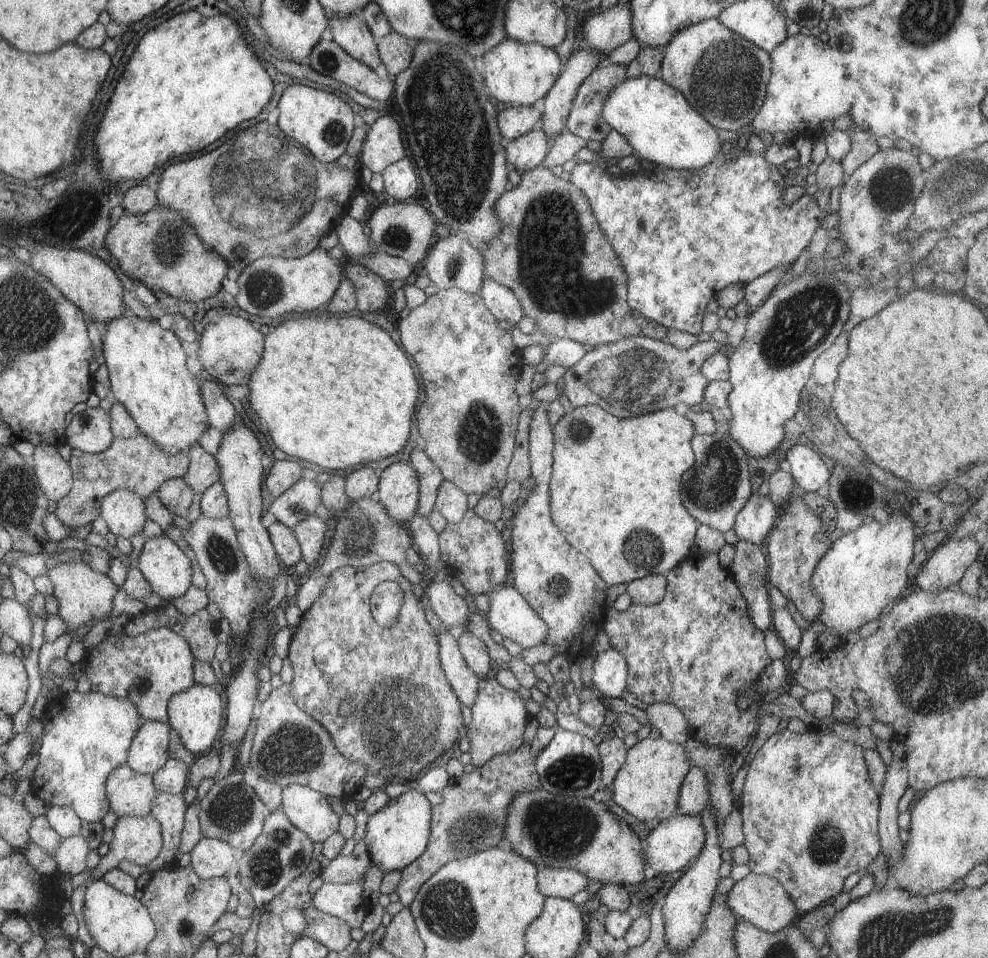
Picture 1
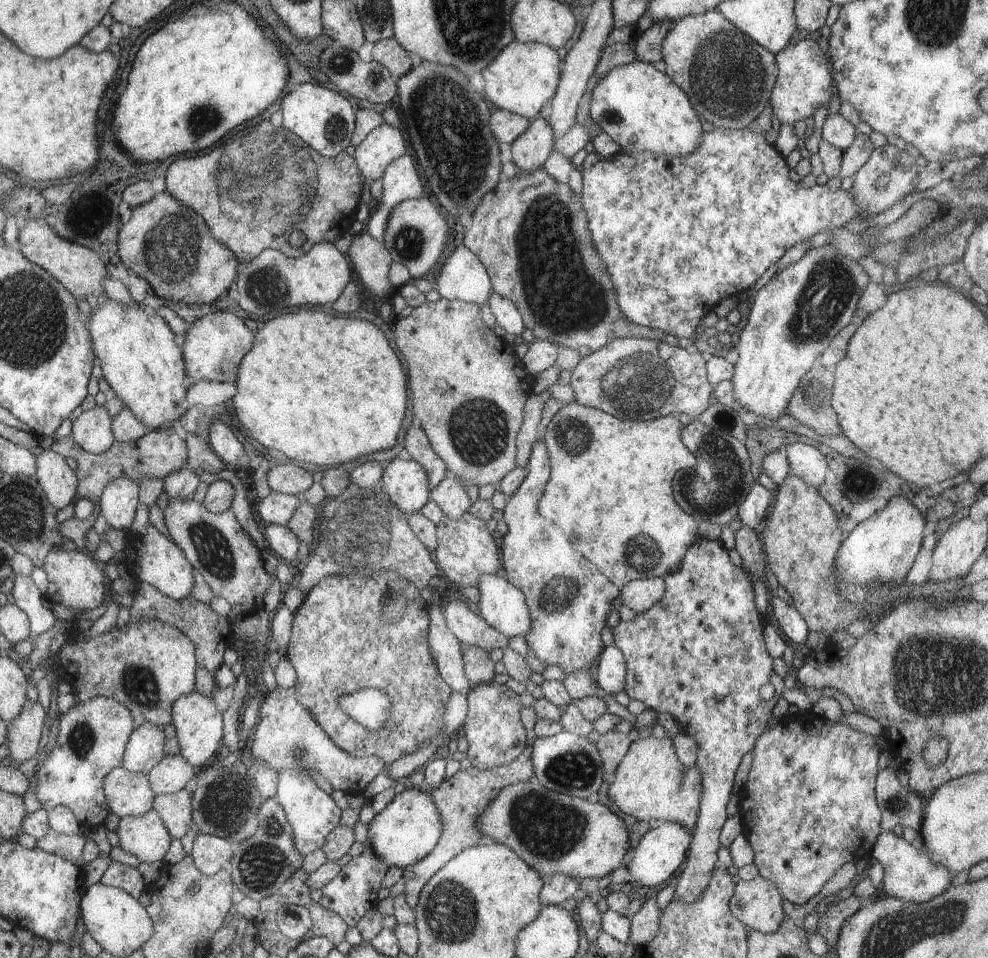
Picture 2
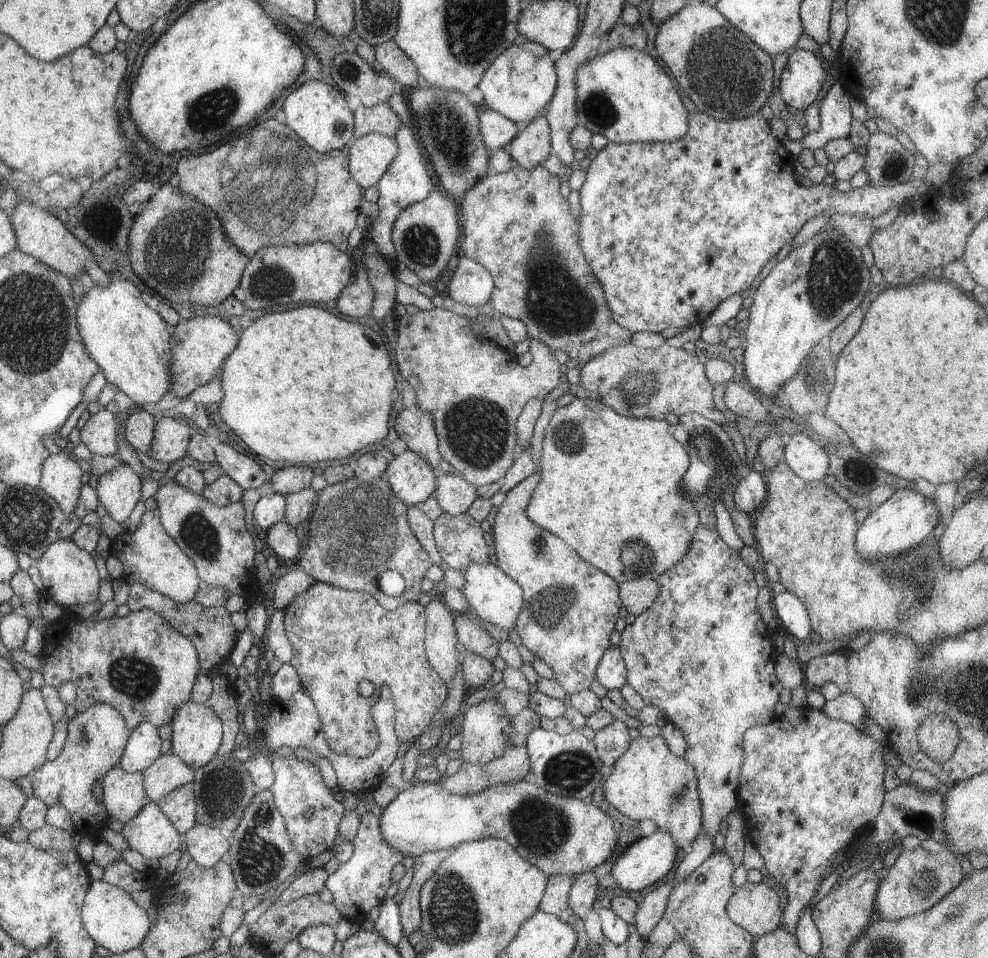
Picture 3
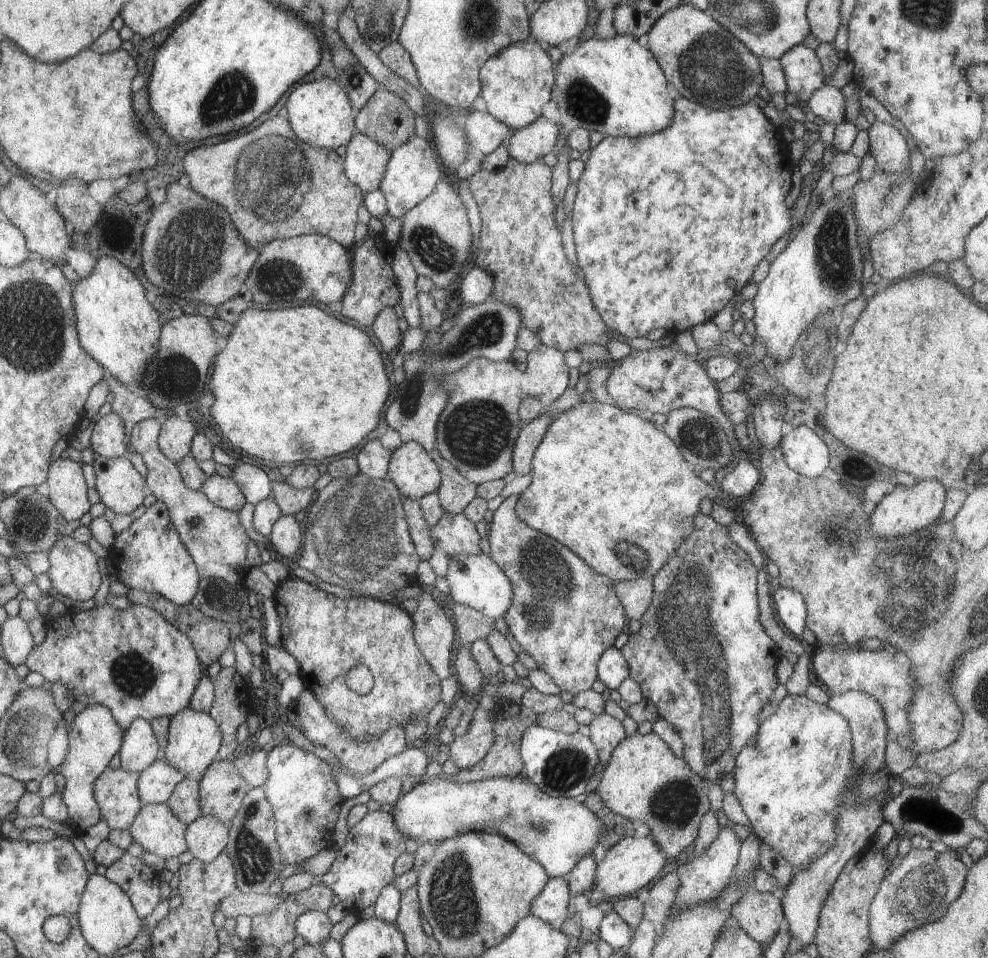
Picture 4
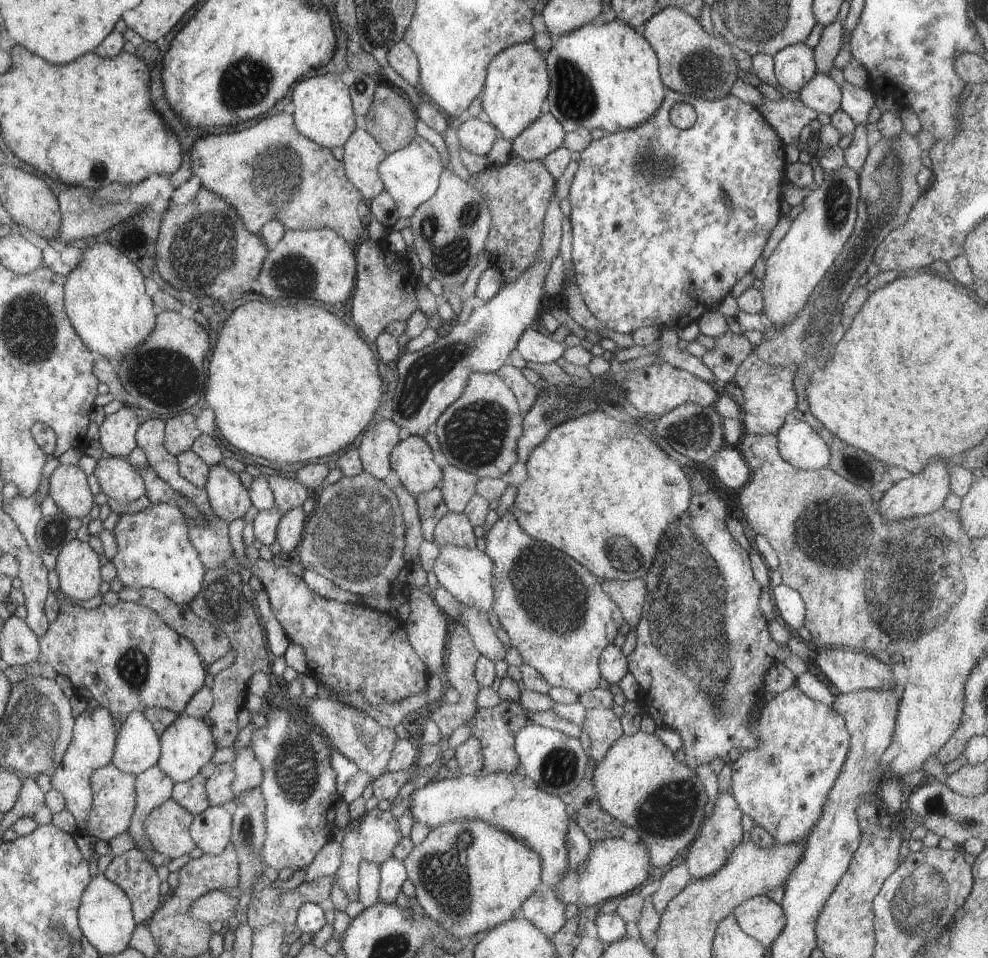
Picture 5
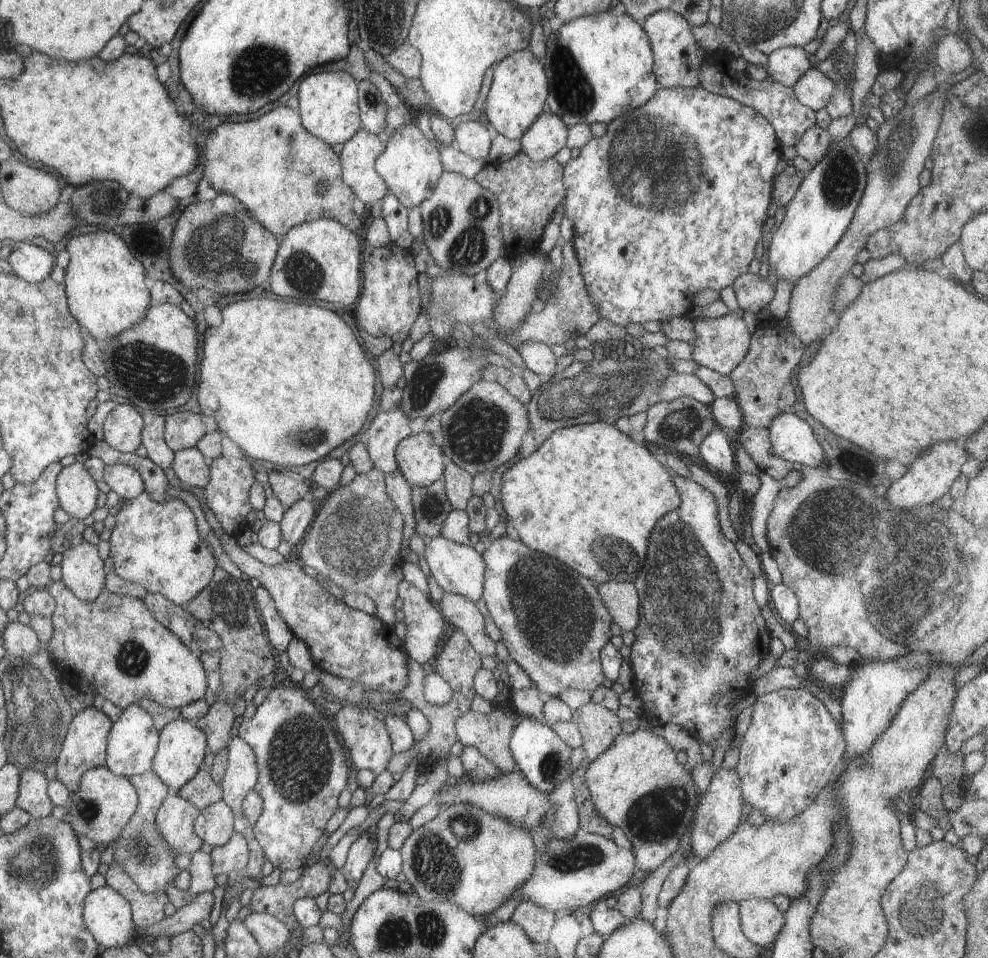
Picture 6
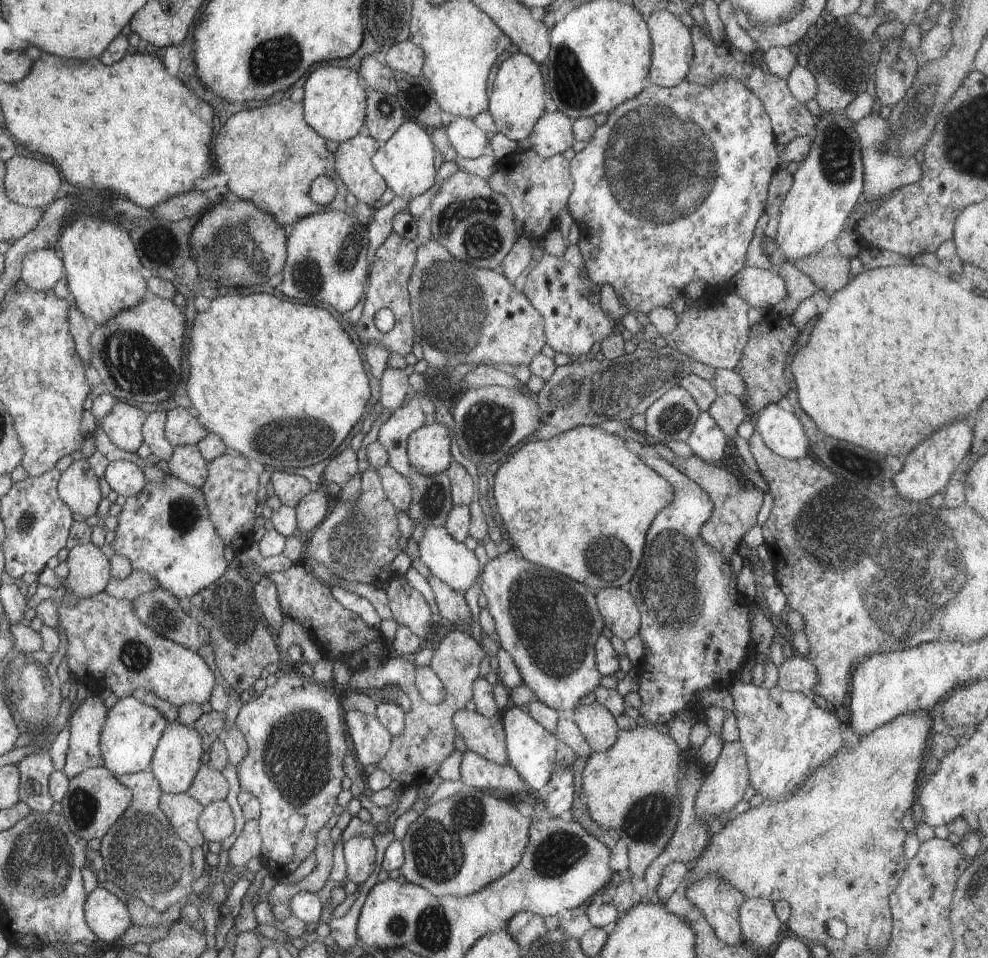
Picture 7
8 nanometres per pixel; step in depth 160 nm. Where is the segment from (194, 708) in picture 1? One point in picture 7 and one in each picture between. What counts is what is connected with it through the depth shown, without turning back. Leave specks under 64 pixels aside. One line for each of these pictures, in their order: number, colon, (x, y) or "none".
2: (198, 721)
3: (197, 731)
4: (194, 739)
5: (188, 743)
6: (182, 746)
7: (176, 762)

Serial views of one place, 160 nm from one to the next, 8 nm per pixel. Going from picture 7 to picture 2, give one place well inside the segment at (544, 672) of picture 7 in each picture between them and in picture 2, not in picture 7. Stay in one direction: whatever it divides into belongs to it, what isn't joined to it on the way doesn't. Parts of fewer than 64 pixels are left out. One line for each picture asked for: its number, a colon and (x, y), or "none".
2: (569, 599)
3: (570, 607)
4: (565, 615)
5: (559, 618)
6: (553, 621)

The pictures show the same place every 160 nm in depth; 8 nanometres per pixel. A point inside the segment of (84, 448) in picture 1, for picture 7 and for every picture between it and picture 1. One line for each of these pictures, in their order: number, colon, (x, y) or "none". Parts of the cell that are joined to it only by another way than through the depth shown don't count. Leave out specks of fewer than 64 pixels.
2: (91, 430)
3: (99, 434)
4: (108, 439)
5: (116, 434)
6: (121, 430)
7: (123, 424)

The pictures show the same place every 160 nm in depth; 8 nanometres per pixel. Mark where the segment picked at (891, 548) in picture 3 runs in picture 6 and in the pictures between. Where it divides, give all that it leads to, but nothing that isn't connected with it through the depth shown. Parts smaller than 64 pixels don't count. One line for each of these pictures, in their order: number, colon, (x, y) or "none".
4: (907, 509)
5: (919, 495)
6: (929, 477)

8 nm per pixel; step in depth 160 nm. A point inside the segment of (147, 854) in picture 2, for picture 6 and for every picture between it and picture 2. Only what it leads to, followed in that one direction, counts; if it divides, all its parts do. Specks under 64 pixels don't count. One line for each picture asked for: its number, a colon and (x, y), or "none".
3: (151, 833)
4: (156, 828)
5: (168, 826)
6: (176, 818)

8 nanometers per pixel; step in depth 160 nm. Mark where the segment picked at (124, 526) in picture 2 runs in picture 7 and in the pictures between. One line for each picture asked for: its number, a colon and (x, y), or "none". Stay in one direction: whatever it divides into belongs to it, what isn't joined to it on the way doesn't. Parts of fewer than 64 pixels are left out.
3: (119, 490)
4: (121, 488)
5: (120, 481)
6: (127, 482)
7: (126, 478)

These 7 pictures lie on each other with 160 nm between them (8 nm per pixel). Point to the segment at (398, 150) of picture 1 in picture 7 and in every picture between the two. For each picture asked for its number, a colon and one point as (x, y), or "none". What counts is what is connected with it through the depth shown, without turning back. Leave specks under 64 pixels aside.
2: (384, 144)
3: (369, 157)
4: (366, 161)
5: (362, 155)
6: (359, 154)
7: (354, 164)

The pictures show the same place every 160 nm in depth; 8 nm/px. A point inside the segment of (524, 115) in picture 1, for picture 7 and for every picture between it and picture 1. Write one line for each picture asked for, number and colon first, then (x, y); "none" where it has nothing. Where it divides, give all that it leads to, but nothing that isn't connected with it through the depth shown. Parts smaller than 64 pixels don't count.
2: (507, 126)
3: (496, 130)
4: (484, 133)
5: (476, 136)
6: (472, 138)
7: (469, 141)

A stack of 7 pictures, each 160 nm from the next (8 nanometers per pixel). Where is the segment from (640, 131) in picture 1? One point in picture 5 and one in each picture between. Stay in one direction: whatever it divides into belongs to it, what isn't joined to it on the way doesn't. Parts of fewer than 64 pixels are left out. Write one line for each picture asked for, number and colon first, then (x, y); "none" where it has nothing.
2: (642, 109)
3: (624, 94)
4: (616, 86)
5: (607, 76)

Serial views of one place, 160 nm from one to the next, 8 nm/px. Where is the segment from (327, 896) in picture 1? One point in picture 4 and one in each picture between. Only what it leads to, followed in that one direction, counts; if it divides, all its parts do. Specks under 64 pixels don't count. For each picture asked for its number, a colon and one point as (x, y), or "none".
2: (354, 892)
3: (358, 885)
4: (364, 866)

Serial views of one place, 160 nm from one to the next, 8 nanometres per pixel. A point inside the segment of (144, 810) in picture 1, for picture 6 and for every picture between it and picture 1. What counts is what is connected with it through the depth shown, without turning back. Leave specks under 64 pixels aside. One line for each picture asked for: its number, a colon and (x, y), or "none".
2: (130, 794)
3: (125, 795)
4: (116, 791)
5: (115, 798)
6: (101, 809)

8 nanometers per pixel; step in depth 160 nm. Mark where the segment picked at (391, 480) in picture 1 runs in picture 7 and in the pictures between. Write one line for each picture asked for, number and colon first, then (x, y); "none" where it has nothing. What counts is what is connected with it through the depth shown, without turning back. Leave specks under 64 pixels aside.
2: (406, 482)
3: (412, 479)
4: (413, 470)
5: (412, 460)
6: (419, 459)
7: (428, 448)

